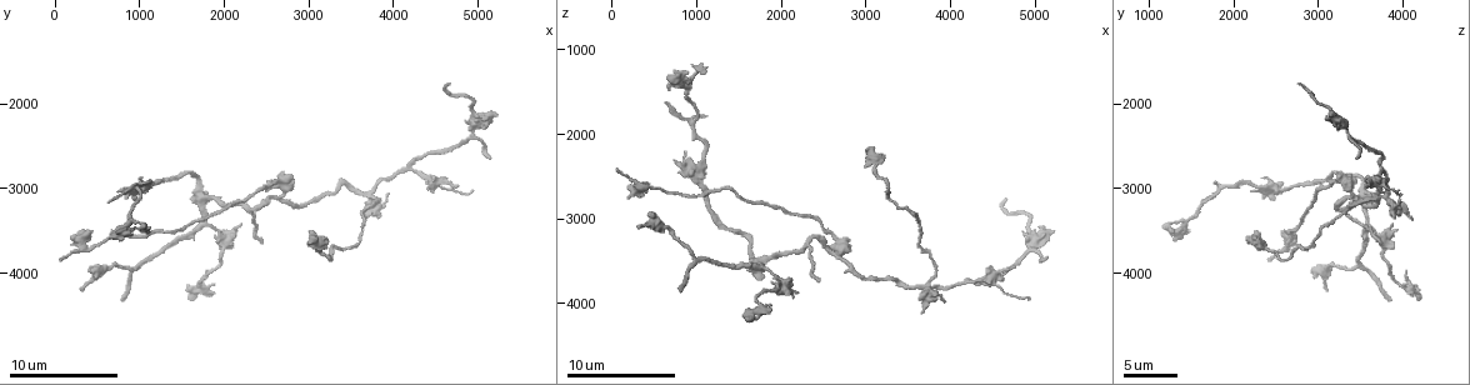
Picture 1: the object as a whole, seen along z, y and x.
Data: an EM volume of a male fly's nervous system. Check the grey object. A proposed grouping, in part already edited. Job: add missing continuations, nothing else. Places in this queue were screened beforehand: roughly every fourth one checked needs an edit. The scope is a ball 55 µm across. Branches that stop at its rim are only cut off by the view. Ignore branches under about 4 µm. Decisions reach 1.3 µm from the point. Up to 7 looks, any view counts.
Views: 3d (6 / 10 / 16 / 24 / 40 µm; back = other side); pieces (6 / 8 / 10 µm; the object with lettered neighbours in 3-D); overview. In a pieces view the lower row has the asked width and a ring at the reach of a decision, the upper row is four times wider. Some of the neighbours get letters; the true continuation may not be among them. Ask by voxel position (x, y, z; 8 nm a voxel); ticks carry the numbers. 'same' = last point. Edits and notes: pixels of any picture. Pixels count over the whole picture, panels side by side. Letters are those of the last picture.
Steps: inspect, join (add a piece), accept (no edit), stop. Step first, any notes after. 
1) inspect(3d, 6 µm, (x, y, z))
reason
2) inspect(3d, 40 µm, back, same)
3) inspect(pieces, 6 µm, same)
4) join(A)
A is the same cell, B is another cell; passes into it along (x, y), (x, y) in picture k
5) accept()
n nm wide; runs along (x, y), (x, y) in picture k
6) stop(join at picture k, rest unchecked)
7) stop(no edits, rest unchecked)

inspect(pieces, 6 µm, (1100, 2950, 1750))
thin end

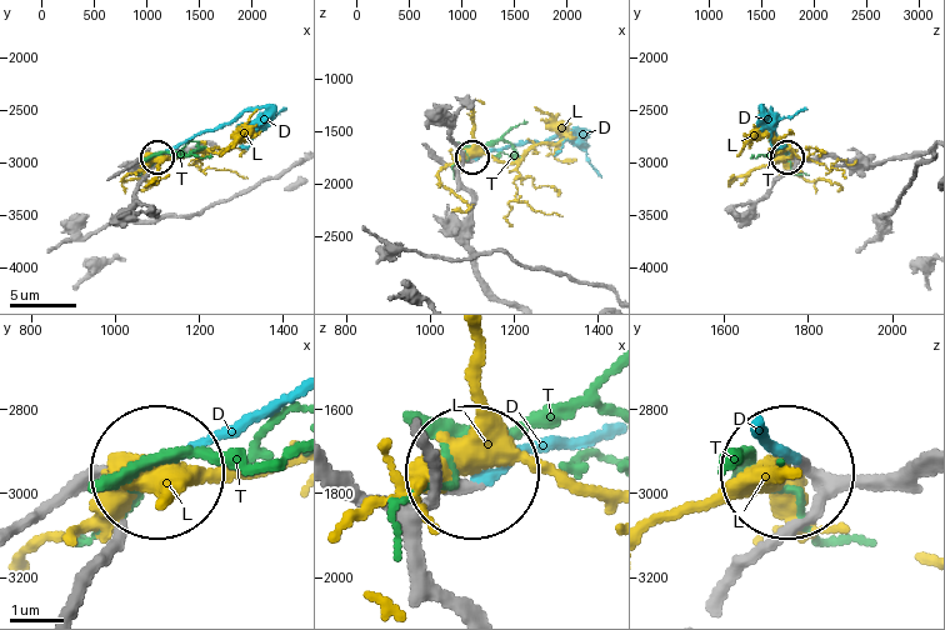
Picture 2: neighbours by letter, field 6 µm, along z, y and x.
join(D)
D is the same cell, L and T are other cells; passes into it along (894, 479), (830, 479), (764, 439) in picture 2; it goes on there

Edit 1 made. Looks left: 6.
inspect(overview)

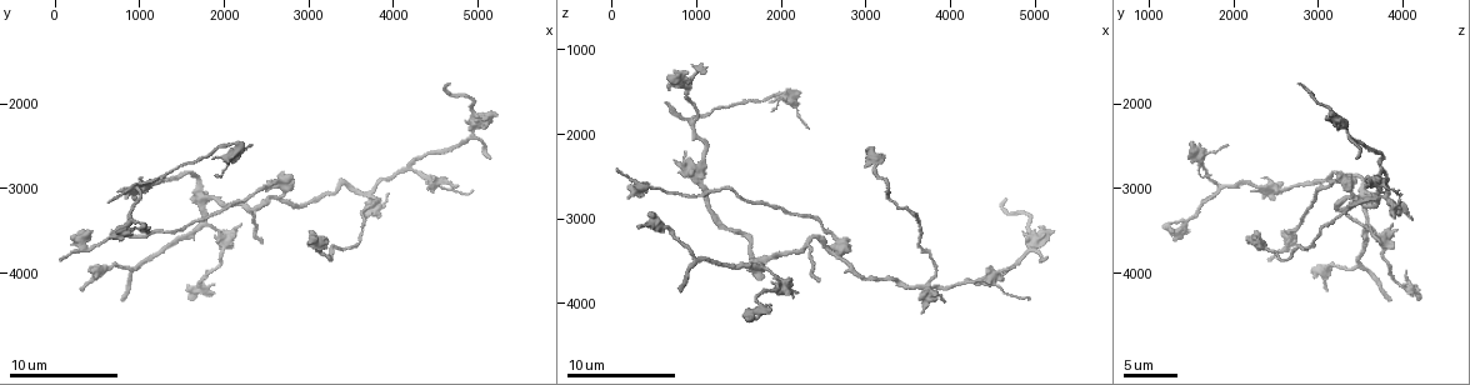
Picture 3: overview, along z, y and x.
inspect(3d, 6 µm, (3050, 3600, 2150))
branch stops here

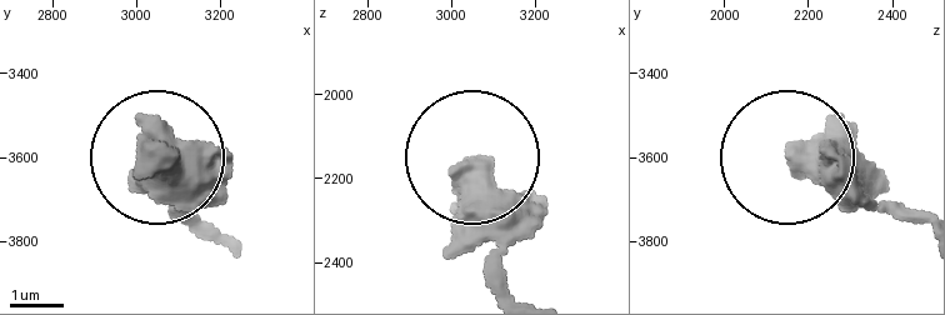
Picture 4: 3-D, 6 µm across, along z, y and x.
inspect(pieces, 8 µm, (3045, 3595, 2170))
what lies round it

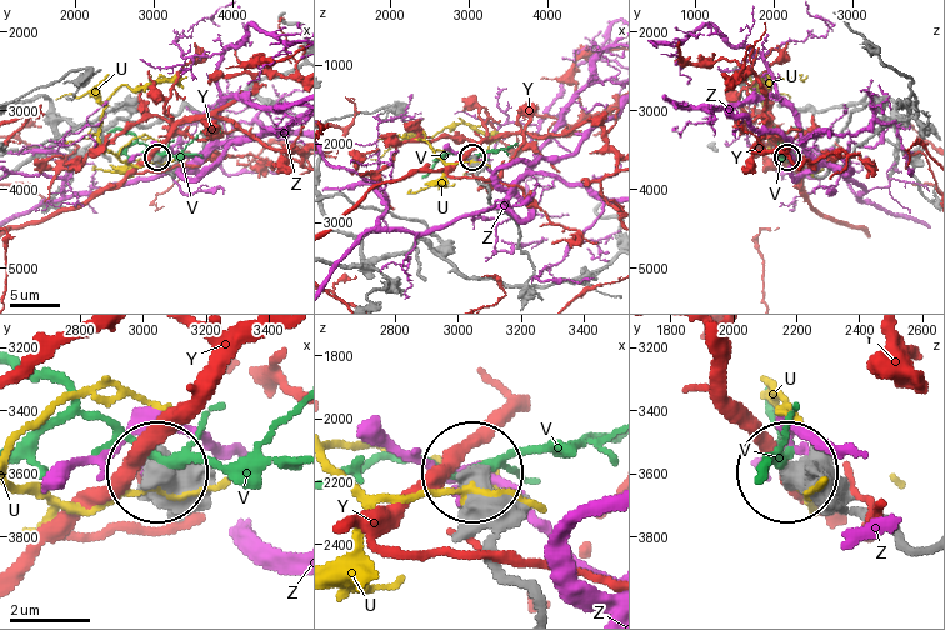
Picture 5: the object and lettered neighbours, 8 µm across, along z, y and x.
accept()
U, V, Y and Z are other cells; runs along (533, 604), (500, 564), (496, 504), (479, 476) in picture 5; no lettered piece goes on from it

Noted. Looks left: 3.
inspect(pieces, 8 µm, (2450, 3650, 3700))
free end

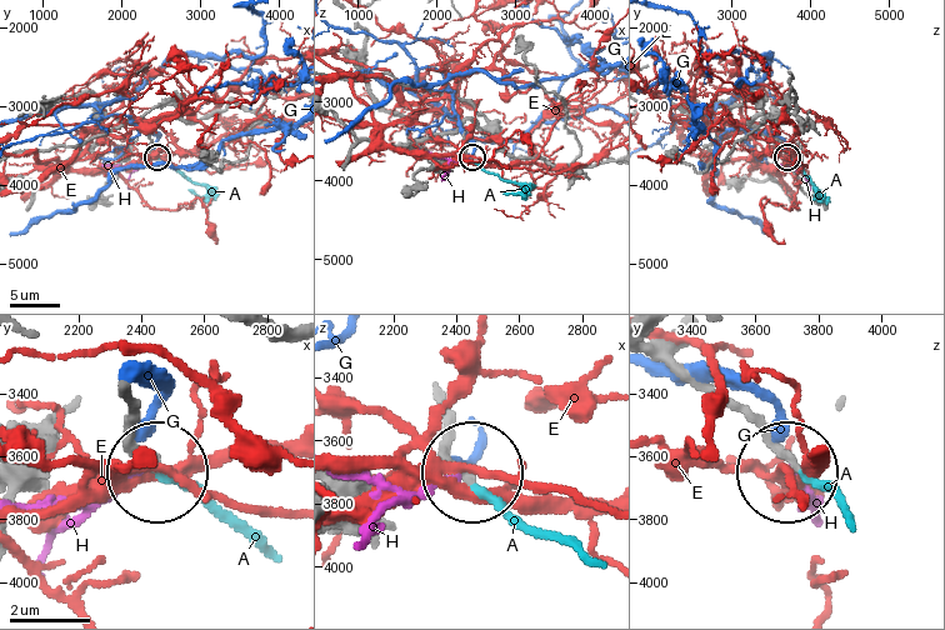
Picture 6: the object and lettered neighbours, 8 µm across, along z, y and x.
join(A)
A is the same cell, E, G and H are other cells; passes into it along (693, 371), (844, 511) in picture 6; it goes on there

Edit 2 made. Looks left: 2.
stop(join at picture 2, join at picture 6, rest unchecked)

